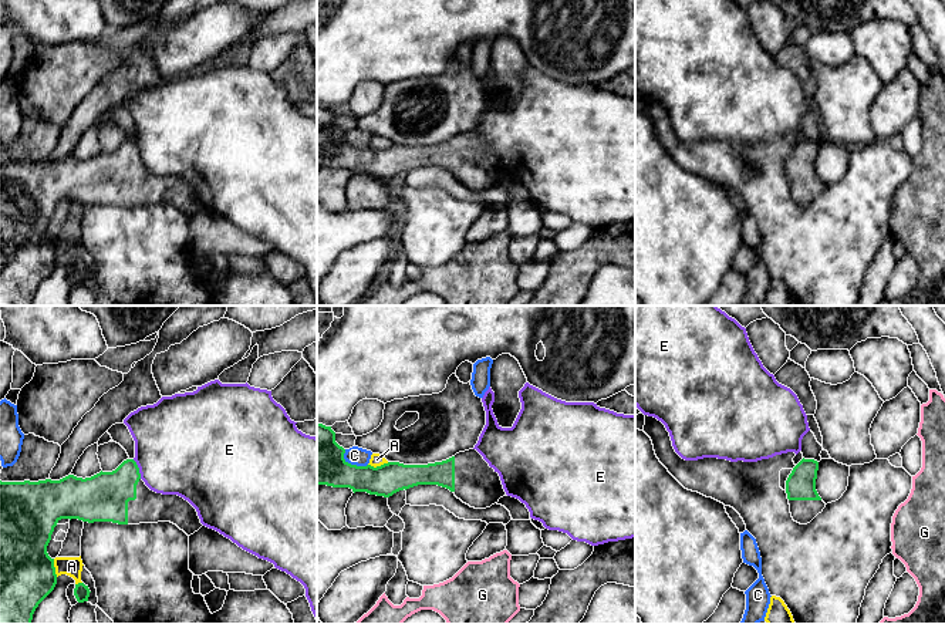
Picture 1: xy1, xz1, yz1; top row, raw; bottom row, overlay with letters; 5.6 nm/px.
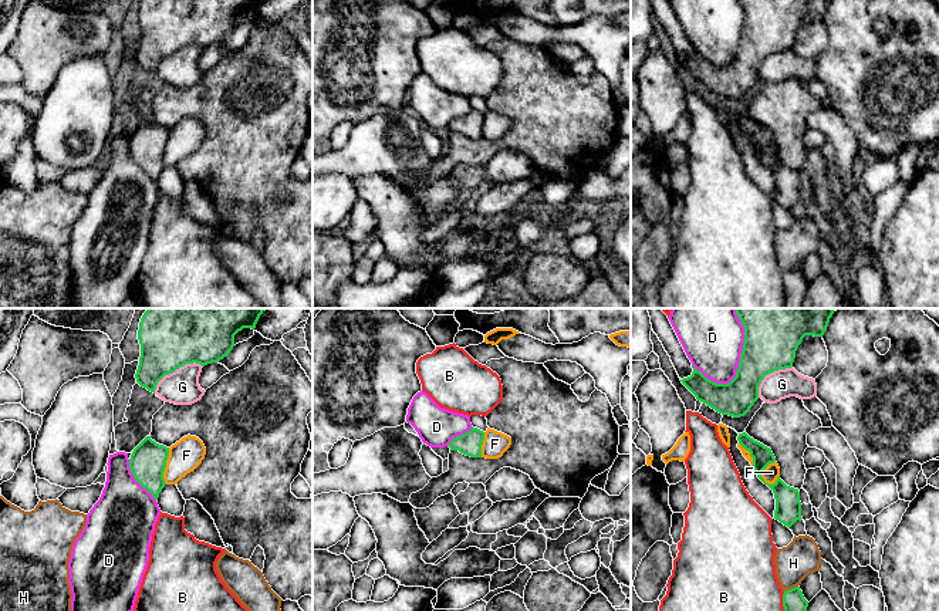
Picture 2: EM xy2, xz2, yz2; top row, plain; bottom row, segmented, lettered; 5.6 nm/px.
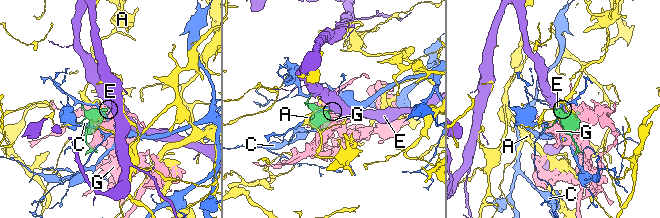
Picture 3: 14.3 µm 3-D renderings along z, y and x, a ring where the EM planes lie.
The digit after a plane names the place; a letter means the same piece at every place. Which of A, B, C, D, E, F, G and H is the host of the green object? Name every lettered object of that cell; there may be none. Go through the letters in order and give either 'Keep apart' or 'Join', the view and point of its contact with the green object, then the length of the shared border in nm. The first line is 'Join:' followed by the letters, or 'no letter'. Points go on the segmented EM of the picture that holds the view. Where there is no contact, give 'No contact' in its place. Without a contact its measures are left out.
Join: no letter
A: Keep apart. Touches green at xz1 (378, 466). Shared border 120 nm
B: Keep apart. Touches green at yz2 (783, 601). Shared border 110 nm
C: Keep apart. Touches green at xz1 (350, 464). Shared border 160 nm
D: Keep apart. Touches green at yz2 (742, 351). Shared border 440 nm
E: Keep apart. Touches green at xy1 (138, 469). Shared border 120 nm
F: Keep apart. Touches green at yz2 (762, 471). Shared border 150 nm
G: Keep apart. Touches green at xy2 (175, 370). Shared border 320 nm
H: Keep apart. Touches green at yz2 (791, 588). Shared border 90 nm

